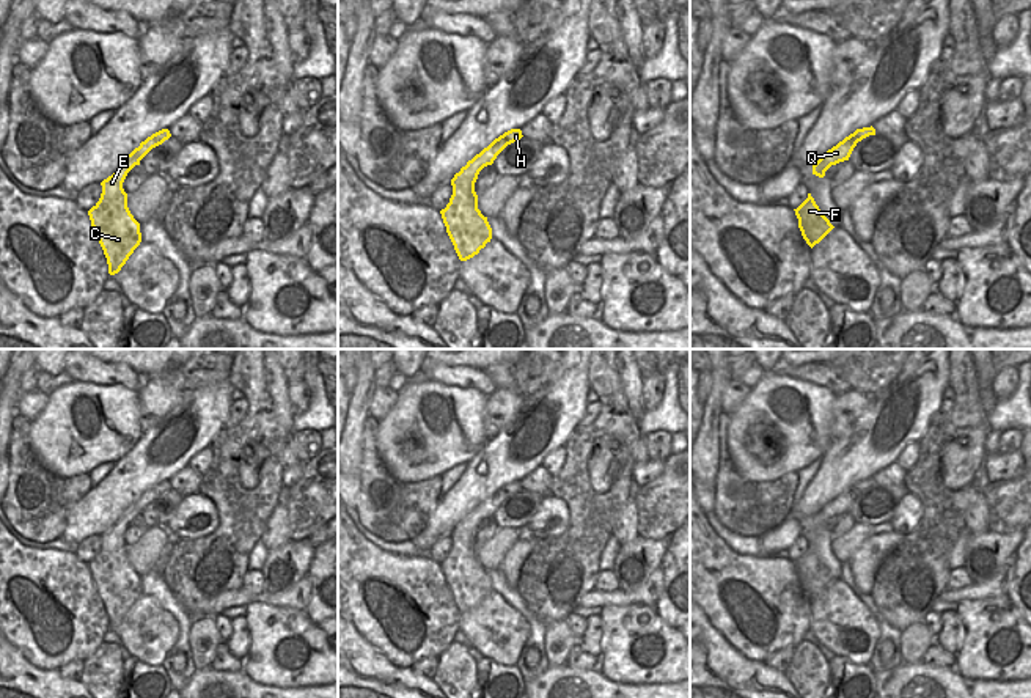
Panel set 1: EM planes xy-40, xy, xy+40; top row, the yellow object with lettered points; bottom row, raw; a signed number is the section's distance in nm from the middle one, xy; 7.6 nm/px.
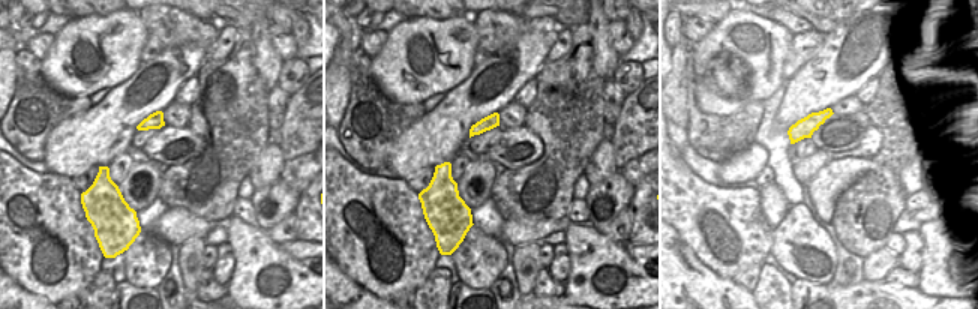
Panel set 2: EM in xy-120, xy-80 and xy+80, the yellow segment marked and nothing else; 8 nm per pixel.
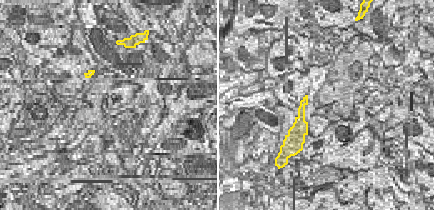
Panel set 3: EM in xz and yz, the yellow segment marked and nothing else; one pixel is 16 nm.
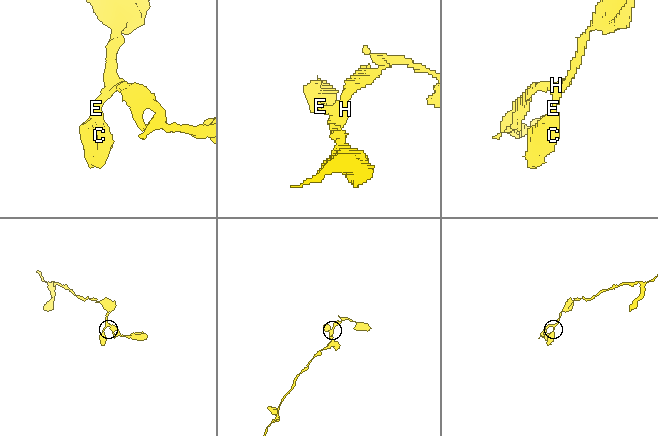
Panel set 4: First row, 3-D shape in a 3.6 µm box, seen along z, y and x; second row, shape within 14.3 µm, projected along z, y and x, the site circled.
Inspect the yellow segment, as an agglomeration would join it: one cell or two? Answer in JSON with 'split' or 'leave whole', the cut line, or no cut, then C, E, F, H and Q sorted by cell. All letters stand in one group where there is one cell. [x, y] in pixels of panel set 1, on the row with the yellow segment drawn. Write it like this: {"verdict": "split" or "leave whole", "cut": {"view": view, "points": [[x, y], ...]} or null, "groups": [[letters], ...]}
{"verdict": "leave whole", "cut": null, "groups": [["C", "E", "F", "H", "Q"]]}

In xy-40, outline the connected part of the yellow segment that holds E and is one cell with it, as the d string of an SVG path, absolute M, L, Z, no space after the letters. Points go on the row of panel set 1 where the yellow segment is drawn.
M162 129L140 143L116 171L101 182L99 201L88 211L94 234L104 250L108 274L115 275L126 264L129 256L141 242L140 223L127 208L127 193L123 182L127 173L140 165L140 160L156 146L171 137L168 129Z

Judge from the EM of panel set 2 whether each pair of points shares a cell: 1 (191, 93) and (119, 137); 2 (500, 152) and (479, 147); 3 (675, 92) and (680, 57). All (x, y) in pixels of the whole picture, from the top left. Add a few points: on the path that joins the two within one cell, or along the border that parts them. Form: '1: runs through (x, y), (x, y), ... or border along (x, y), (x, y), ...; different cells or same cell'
1: border along (195, 75), (183, 84), (173, 101); different cells
2: border along (504, 128), (500, 138), (483, 155); different cells
3: runs through (675, 83), (677, 66); same cell

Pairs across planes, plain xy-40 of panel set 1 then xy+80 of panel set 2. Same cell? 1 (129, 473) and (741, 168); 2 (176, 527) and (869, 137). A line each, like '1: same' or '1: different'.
1: different
2: same

